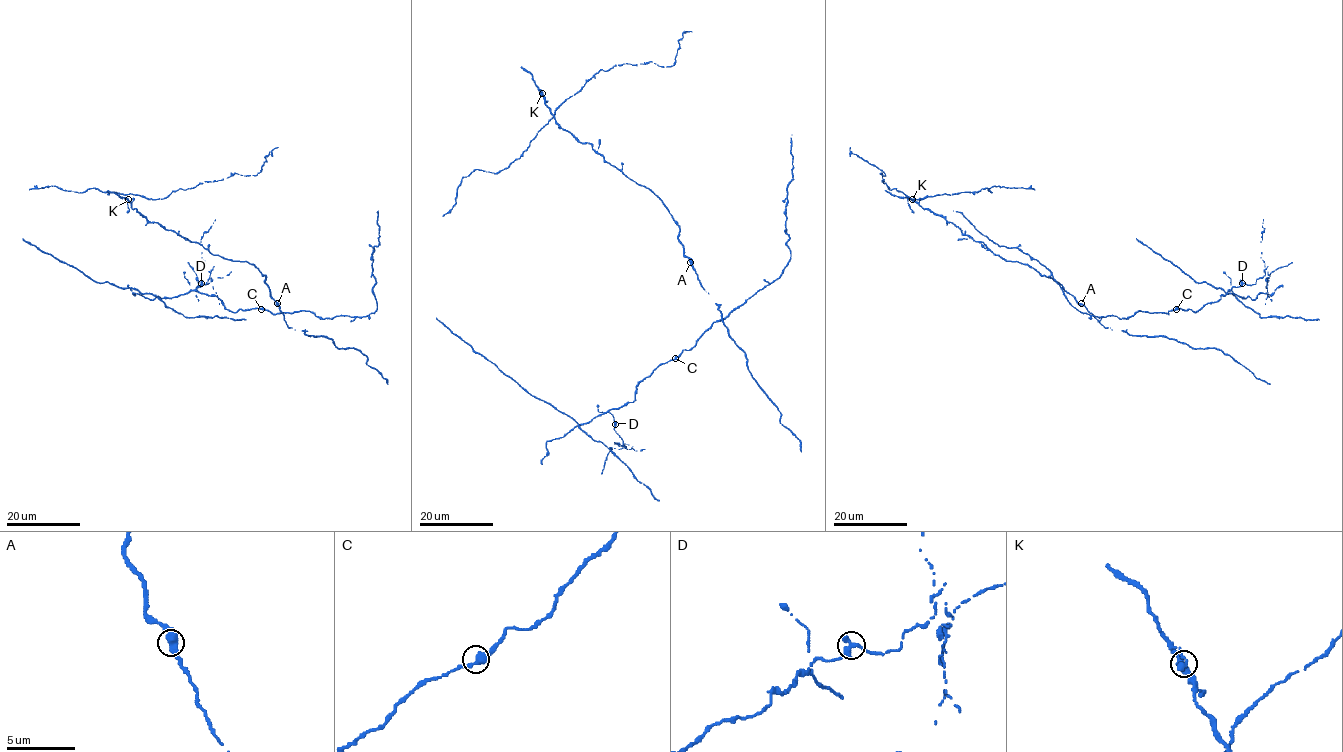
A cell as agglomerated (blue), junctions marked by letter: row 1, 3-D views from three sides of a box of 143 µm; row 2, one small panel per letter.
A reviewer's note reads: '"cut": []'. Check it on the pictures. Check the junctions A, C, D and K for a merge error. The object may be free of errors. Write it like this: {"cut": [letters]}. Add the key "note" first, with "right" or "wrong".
{"note": "wrong", "cut": ["D"]}

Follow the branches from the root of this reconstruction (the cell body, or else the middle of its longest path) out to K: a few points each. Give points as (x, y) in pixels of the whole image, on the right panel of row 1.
K: (1085, 307), (1052, 278), (1042, 276), (1027, 265), (996, 255), (983, 242), (964, 235), (951, 222), (912, 199)

